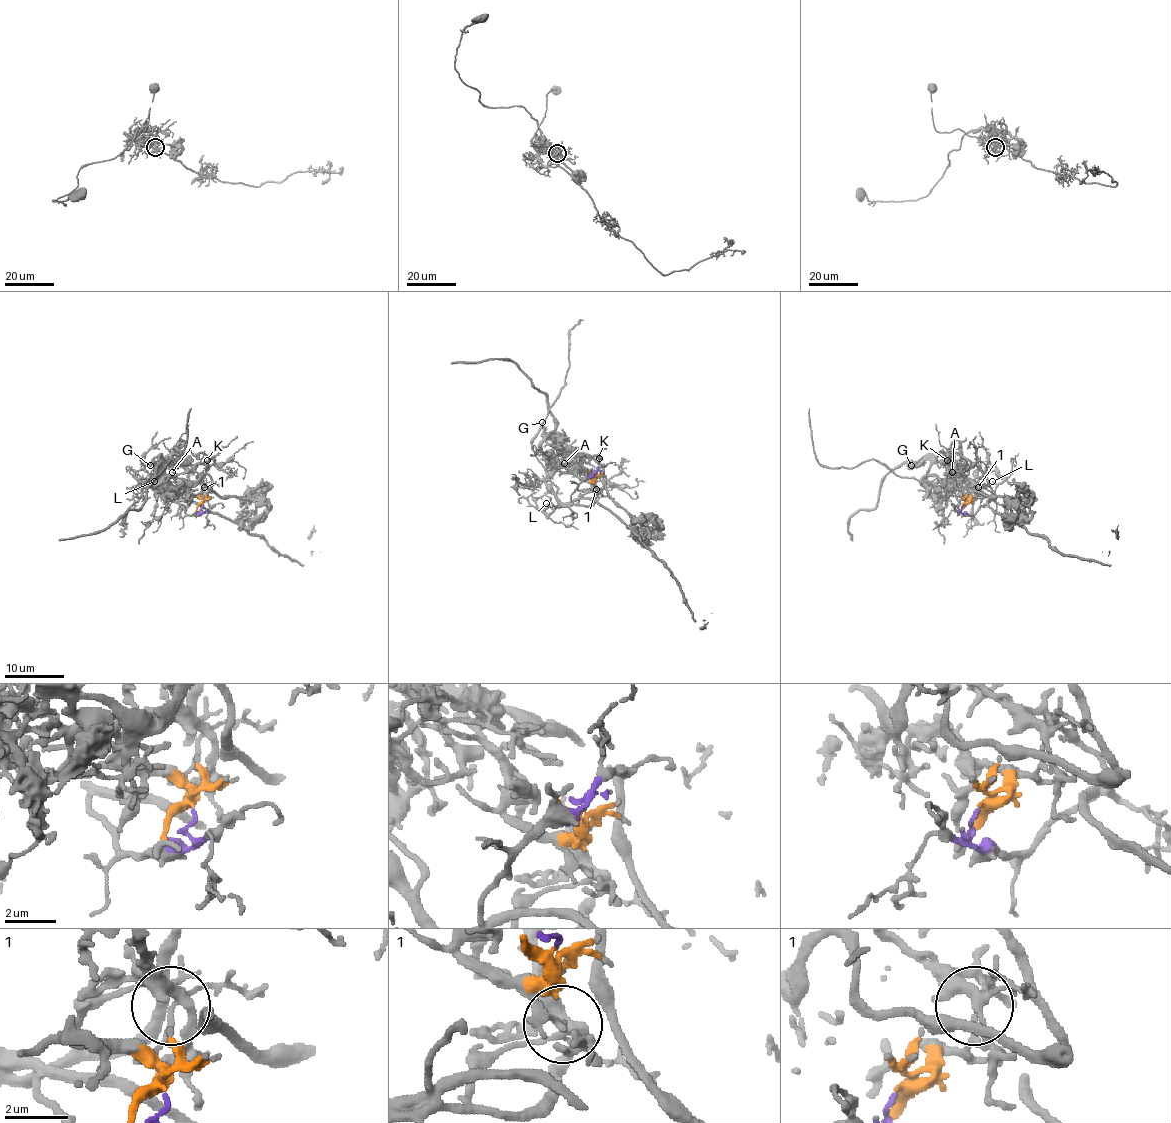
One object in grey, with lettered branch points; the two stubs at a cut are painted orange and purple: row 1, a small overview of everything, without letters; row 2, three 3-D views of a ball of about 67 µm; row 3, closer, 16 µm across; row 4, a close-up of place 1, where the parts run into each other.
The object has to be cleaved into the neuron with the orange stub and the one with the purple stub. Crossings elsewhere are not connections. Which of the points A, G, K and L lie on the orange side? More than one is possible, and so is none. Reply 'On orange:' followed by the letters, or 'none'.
On orange: A, G

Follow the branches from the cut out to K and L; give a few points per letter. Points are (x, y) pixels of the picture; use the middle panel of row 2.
K: (595, 473), (571, 494), (574, 504), (589, 506), (603, 488), (606, 479), (589, 460), (598, 458)
L: (595, 473), (580, 483), (567, 503), (560, 503), (552, 509), (546, 503)

